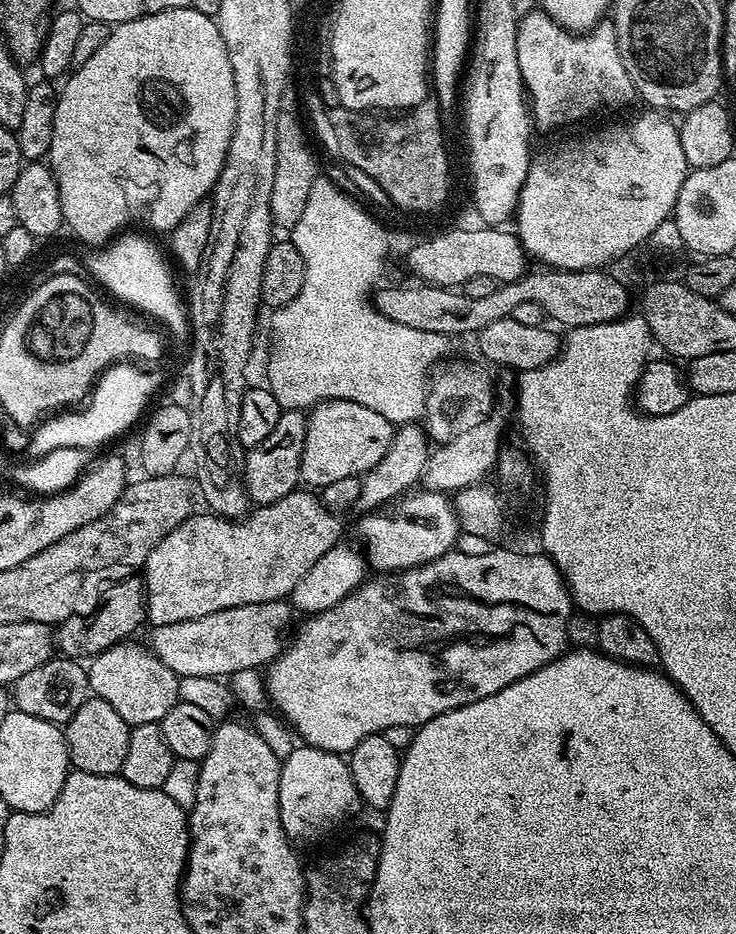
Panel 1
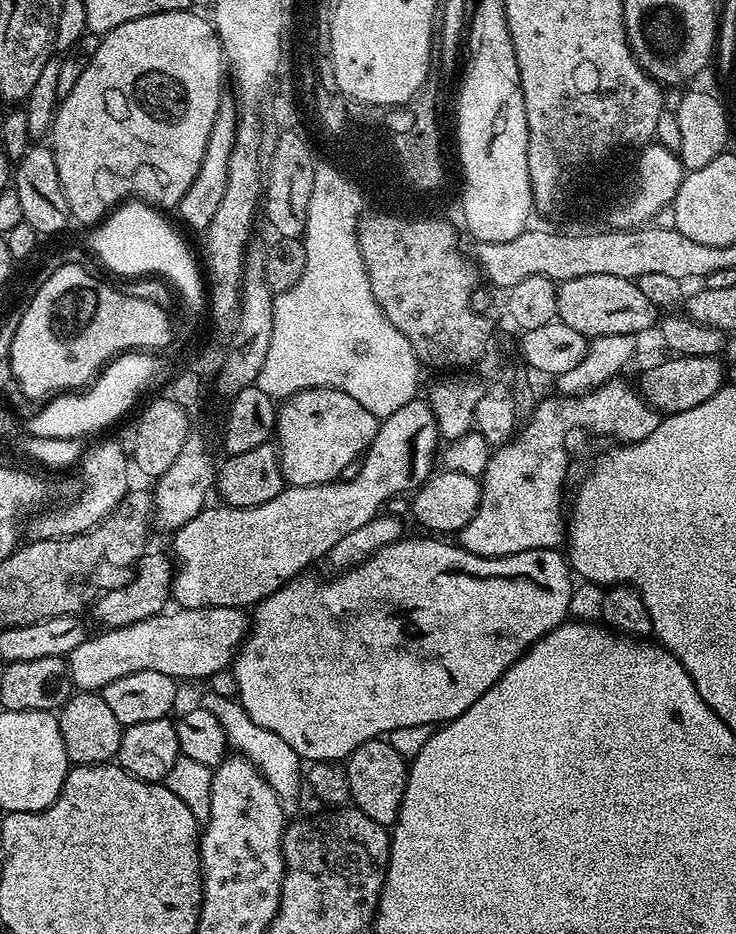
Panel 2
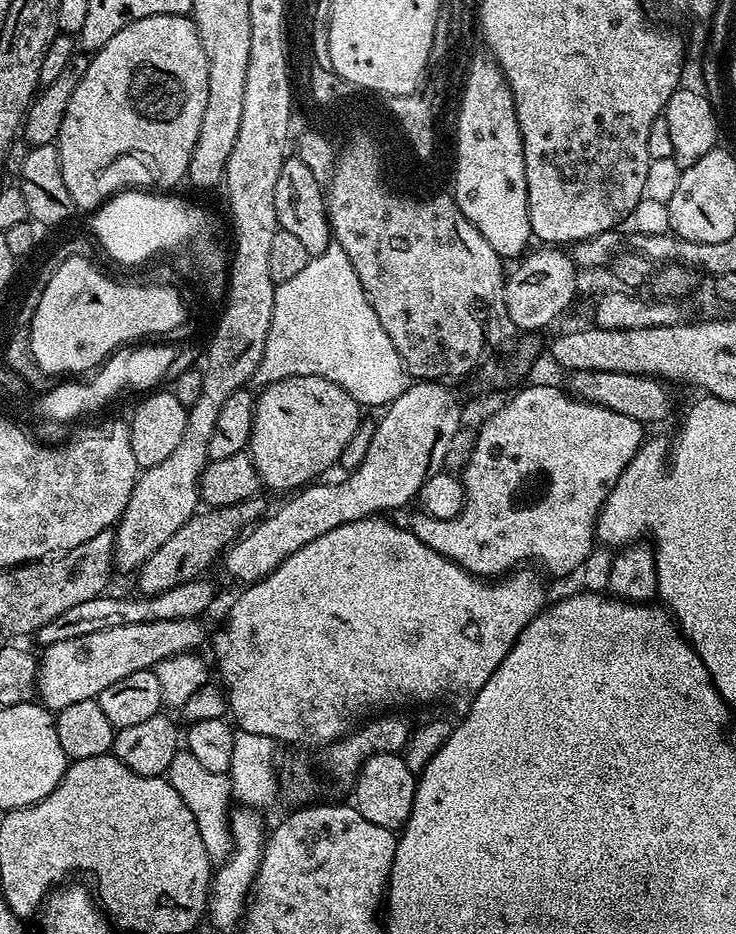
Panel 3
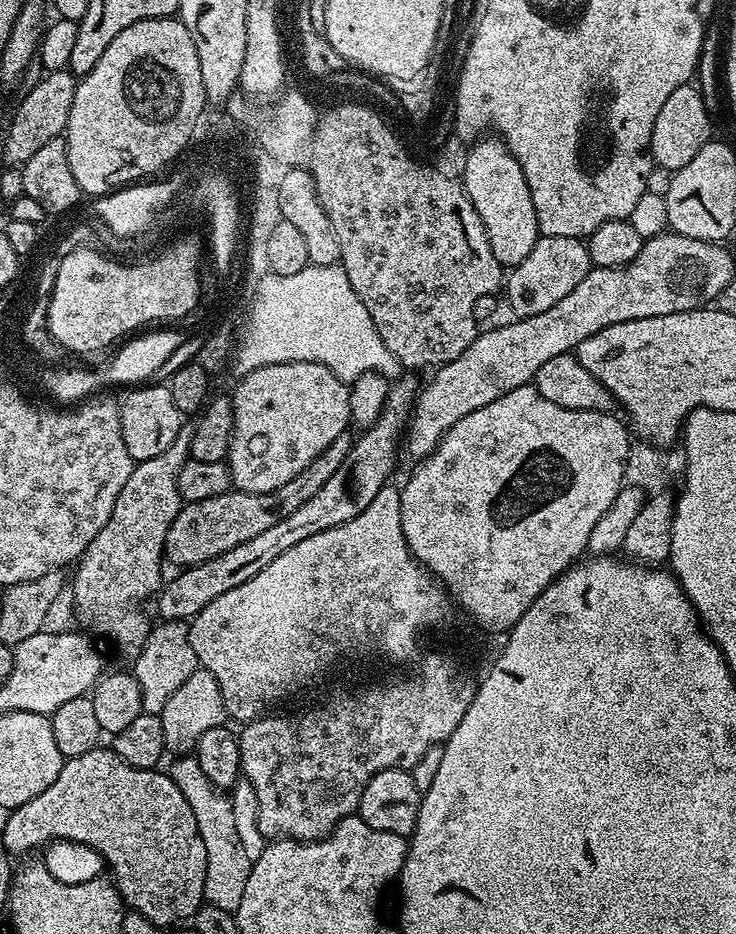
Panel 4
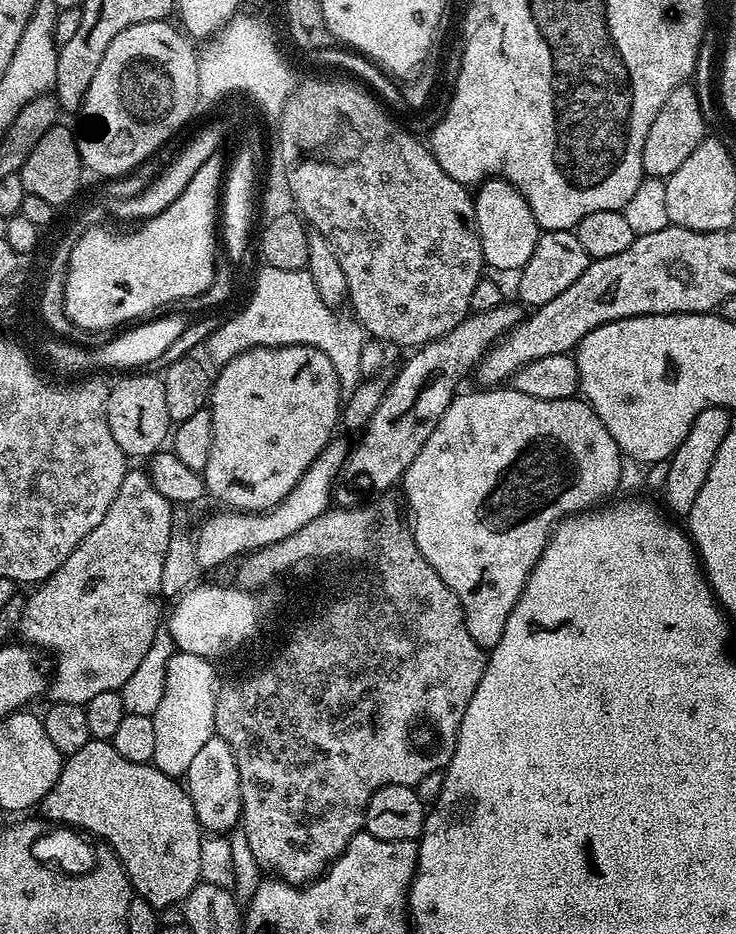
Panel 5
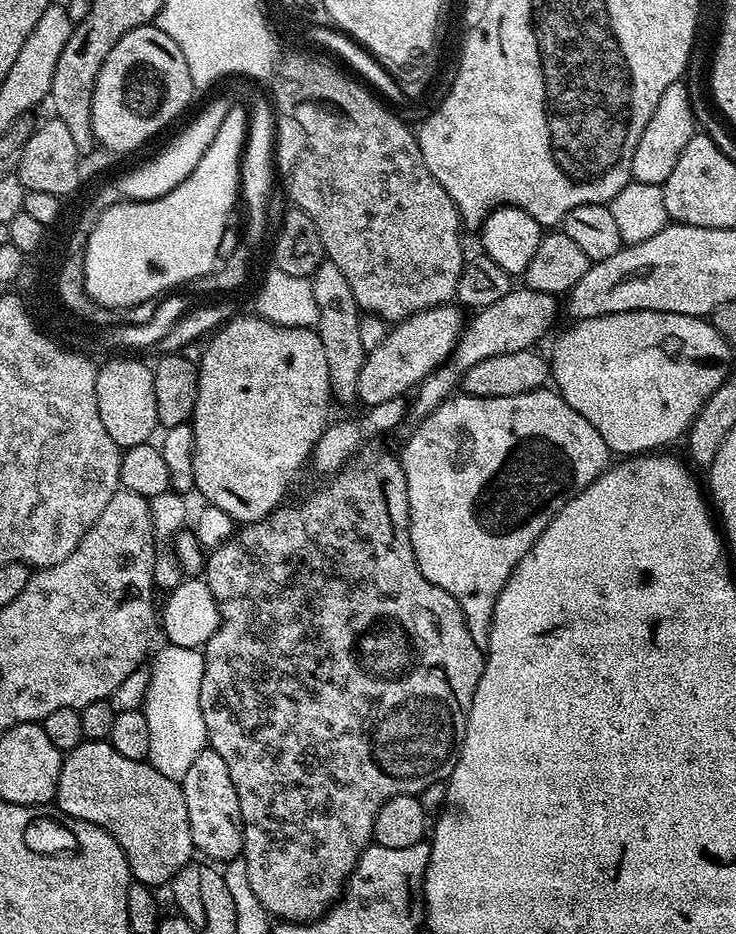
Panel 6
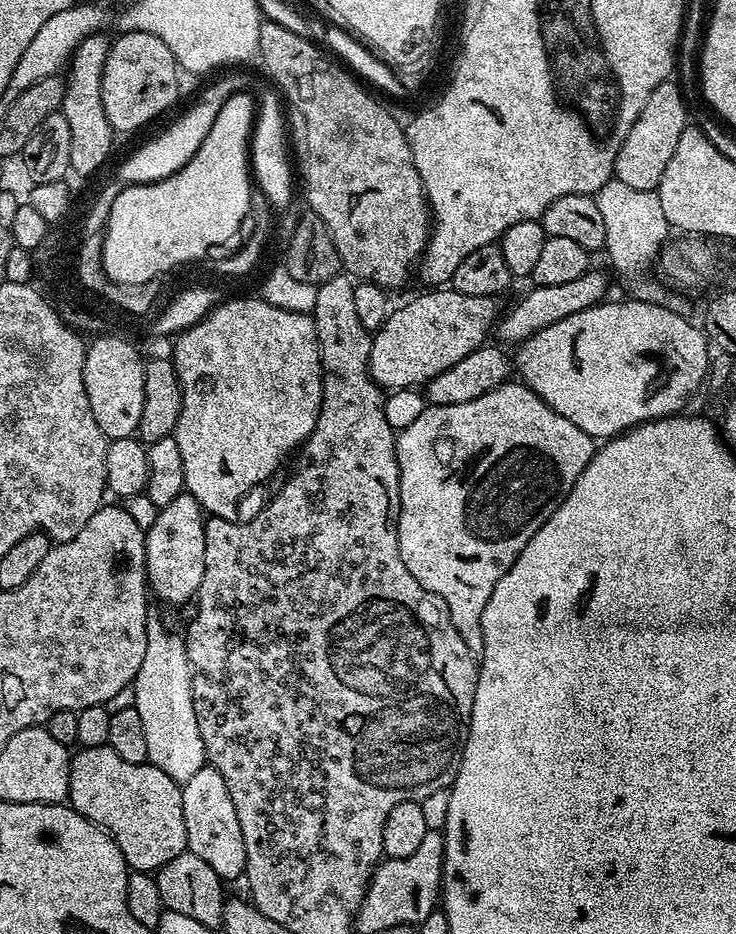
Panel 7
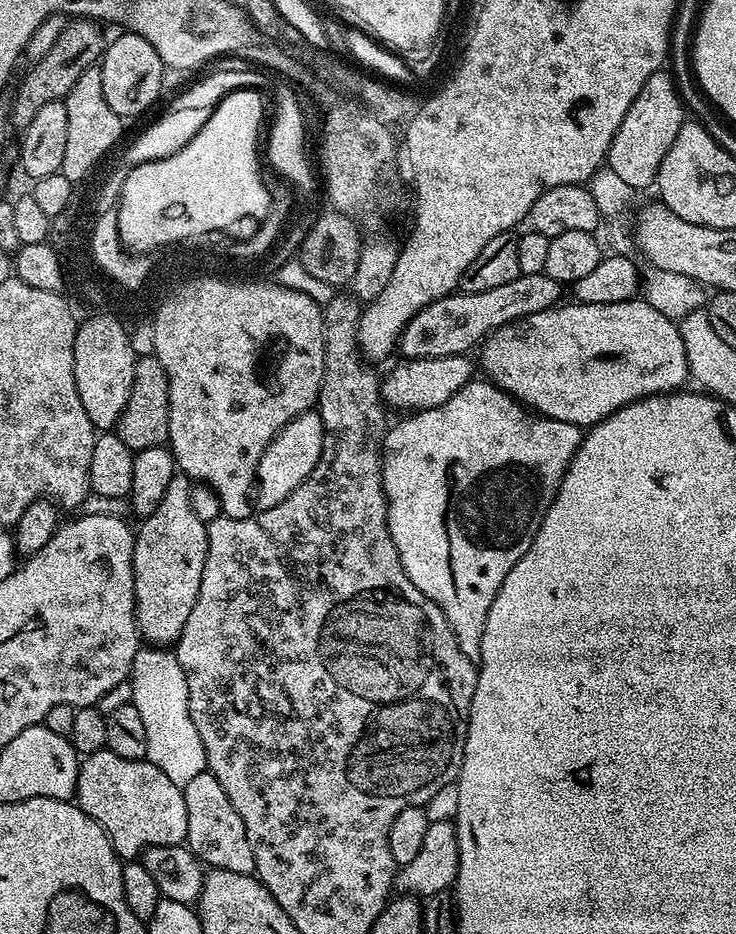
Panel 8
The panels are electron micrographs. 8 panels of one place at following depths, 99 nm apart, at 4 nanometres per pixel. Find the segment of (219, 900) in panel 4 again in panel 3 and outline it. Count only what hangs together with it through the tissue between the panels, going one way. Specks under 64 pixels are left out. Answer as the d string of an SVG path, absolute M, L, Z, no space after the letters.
M181 750L174 754L166 779L170 782L170 786L174 786L174 790L178 790L182 802L190 806L194 814L194 822L198 822L198 834L202 834L206 854L214 862L223 862L232 851L230 809L233 807L234 799L229 777L223 772L206 770L206 766L201 766L198 758L194 758L194 754Z

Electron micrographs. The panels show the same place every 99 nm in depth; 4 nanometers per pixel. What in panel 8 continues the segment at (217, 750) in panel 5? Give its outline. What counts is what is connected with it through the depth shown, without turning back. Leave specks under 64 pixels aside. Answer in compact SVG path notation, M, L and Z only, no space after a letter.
M206 770L195 778L190 778L190 782L183 785L183 789L188 831L187 848L209 869L221 868L234 874L253 875L256 870L254 850L250 850L246 826L242 826L242 818L238 810L234 810L234 805L230 803L226 790L222 790L218 778L214 778L214 774Z

